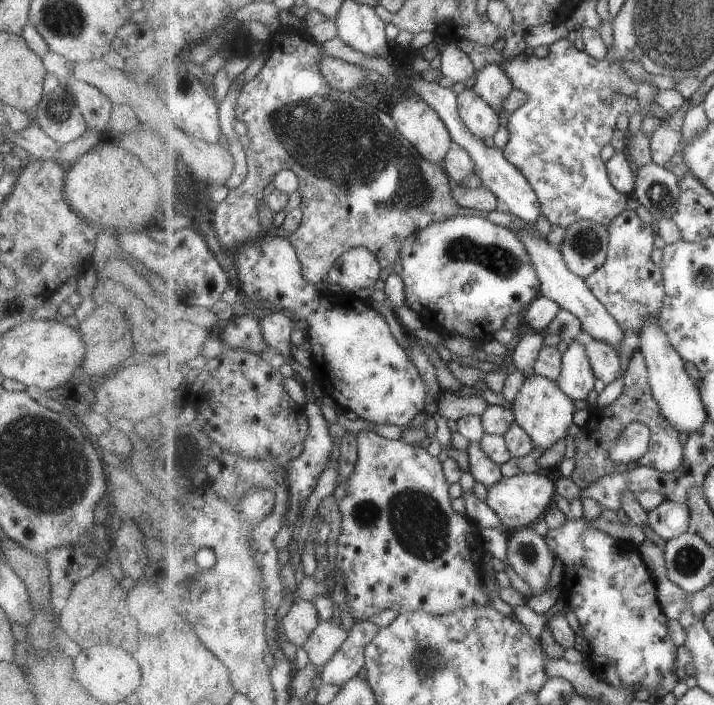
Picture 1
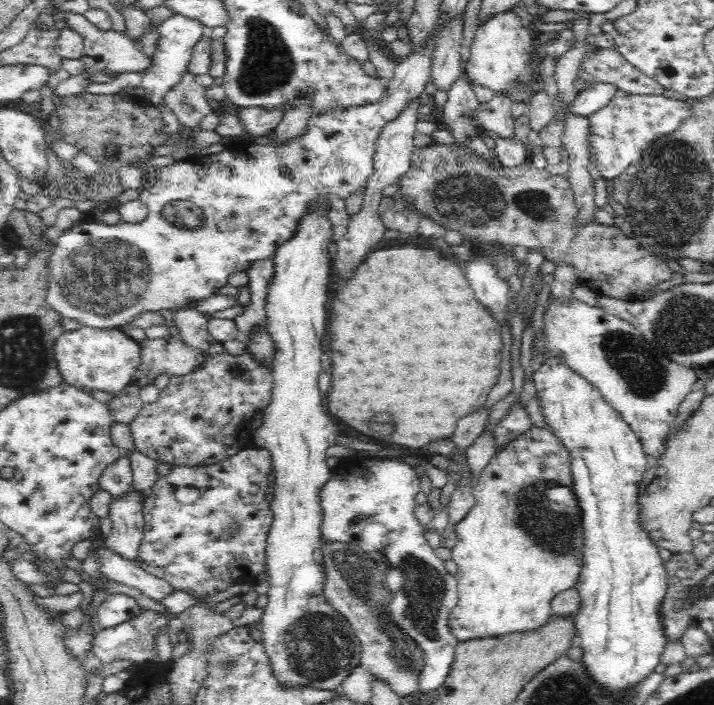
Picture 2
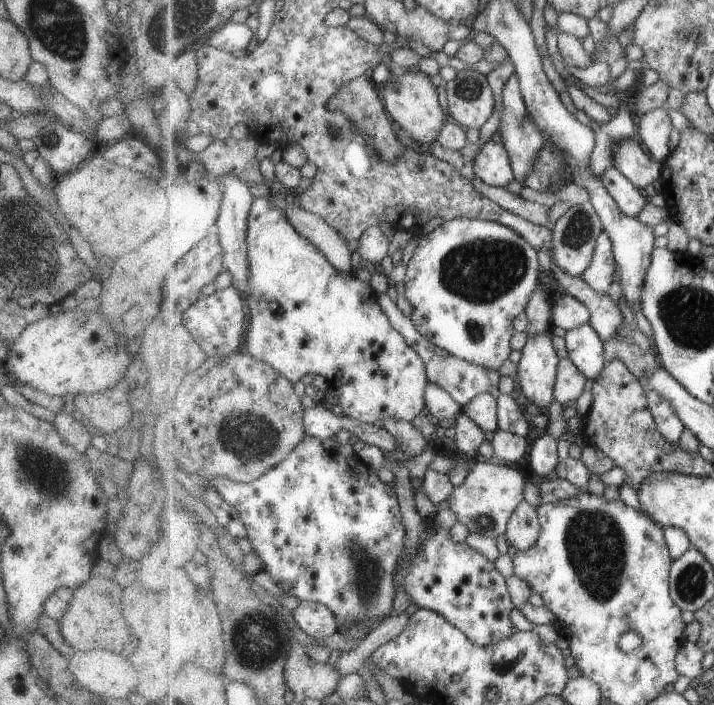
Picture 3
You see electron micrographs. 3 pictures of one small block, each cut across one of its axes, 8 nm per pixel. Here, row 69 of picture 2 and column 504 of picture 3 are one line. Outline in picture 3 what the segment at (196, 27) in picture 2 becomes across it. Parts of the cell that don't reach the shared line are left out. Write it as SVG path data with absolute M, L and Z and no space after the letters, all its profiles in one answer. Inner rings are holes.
M486 141L477 154L475 174L494 187L506 187L515 180L509 152L502 142Z

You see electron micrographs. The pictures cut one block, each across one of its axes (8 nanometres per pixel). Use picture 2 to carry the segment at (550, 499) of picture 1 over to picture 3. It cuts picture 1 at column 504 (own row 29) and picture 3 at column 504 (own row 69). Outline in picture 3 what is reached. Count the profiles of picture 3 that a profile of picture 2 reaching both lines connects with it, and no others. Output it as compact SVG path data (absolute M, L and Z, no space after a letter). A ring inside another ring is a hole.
M477 462L463 484L459 484L450 496L449 509L457 521L466 526L468 532L492 538L506 535L511 515L525 498L525 476L516 466L503 462Z

